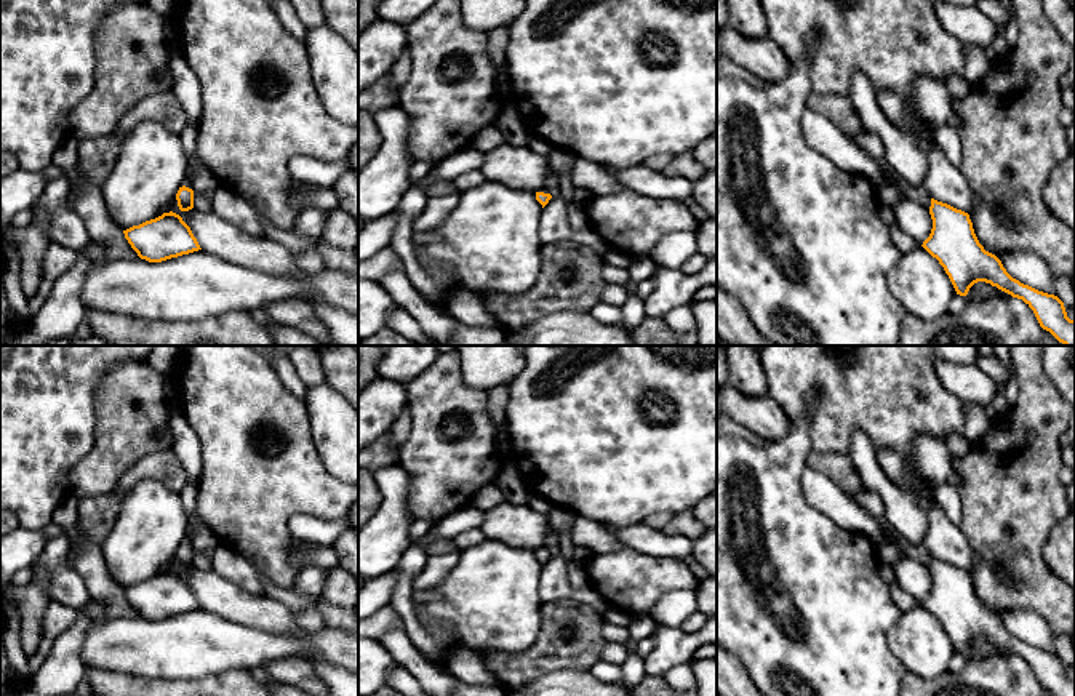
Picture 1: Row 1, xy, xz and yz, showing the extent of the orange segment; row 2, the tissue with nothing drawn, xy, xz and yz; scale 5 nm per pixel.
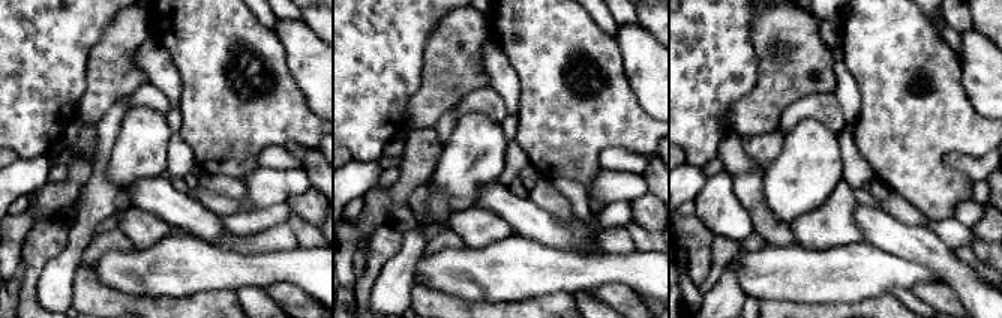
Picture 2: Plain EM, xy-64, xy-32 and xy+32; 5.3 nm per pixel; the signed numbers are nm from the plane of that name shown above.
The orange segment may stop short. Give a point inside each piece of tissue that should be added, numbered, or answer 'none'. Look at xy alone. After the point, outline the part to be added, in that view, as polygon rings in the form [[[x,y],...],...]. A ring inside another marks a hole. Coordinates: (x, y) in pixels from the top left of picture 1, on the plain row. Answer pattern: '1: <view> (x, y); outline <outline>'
1: xy (195, 522); outline [[[197,515],[197,517],[194,517],[189,523],[187,523],[187,534],[184,536],[184,541],[181,542],[181,546],[182,544],[186,544],[186,546],[189,546],[189,547],[192,547],[192,536],[190,536],[190,533],[192,531],[195,531],[195,530],[198,530],[198,528],[202,528],[205,525],[205,522]]]

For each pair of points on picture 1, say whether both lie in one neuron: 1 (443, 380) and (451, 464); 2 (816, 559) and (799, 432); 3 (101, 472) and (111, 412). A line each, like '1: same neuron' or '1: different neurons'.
1: same neuron
2: same neuron
3: same neuron

